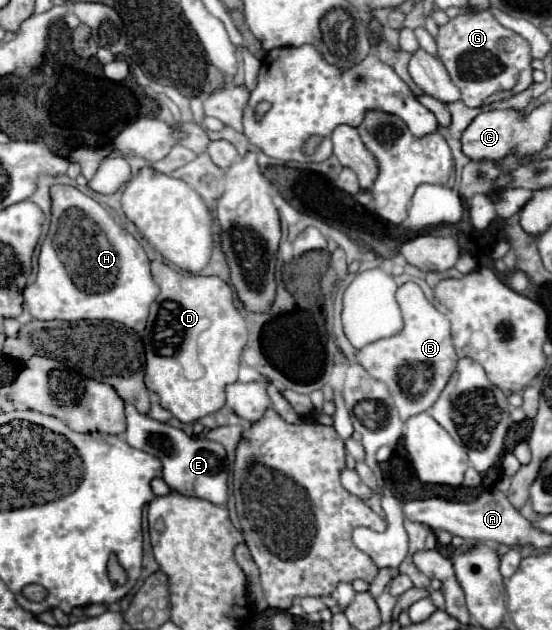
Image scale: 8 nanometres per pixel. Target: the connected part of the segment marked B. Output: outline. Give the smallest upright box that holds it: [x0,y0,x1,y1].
[355,284,459,420]

